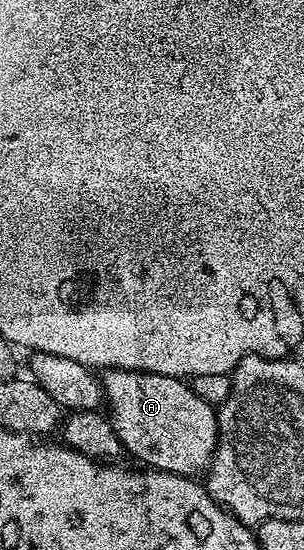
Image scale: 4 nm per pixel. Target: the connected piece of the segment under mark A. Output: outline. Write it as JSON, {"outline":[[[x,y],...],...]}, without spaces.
{"outline":[[[116,368],[106,369],[99,381],[104,401],[110,406],[109,423],[128,457],[138,458],[138,463],[148,469],[168,474],[197,476],[208,467],[217,447],[217,412],[207,400],[195,396],[188,381]]]}

